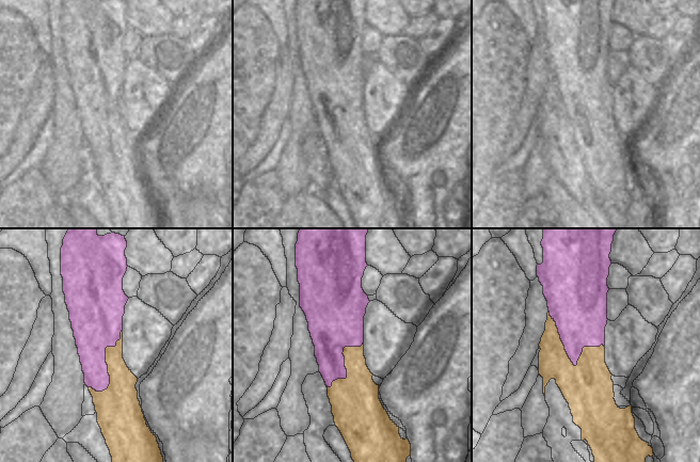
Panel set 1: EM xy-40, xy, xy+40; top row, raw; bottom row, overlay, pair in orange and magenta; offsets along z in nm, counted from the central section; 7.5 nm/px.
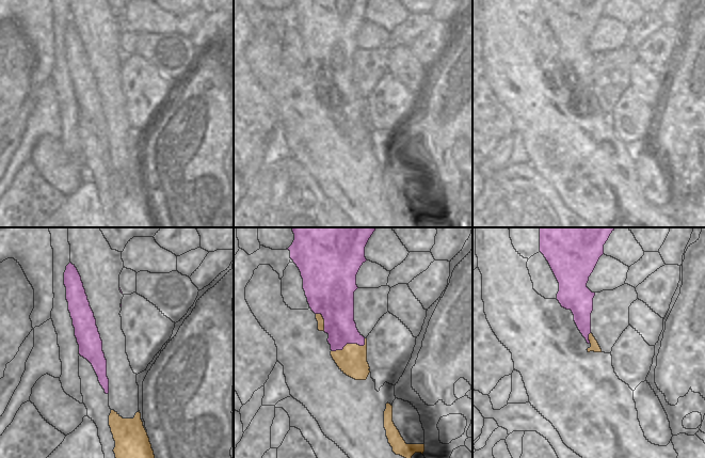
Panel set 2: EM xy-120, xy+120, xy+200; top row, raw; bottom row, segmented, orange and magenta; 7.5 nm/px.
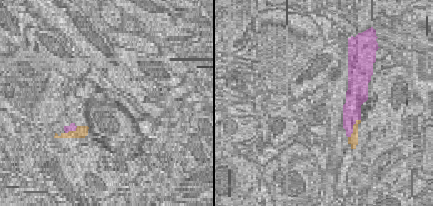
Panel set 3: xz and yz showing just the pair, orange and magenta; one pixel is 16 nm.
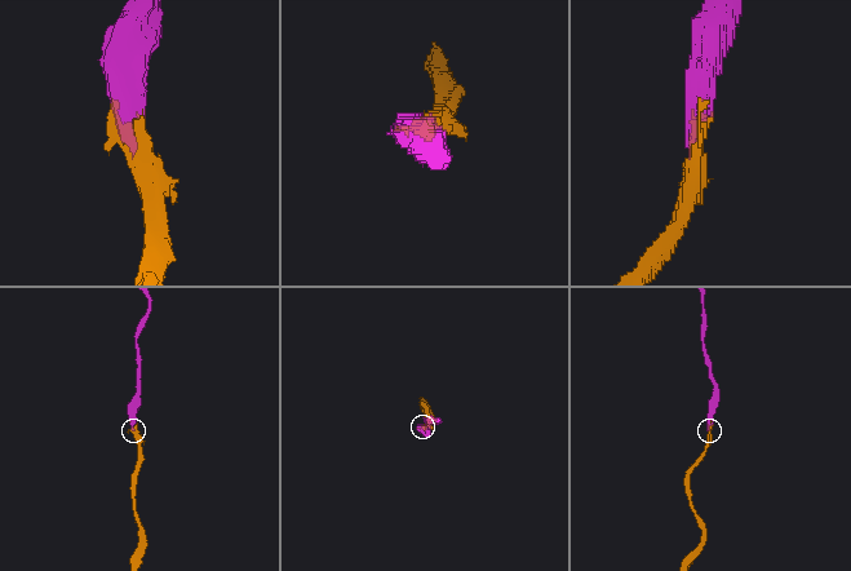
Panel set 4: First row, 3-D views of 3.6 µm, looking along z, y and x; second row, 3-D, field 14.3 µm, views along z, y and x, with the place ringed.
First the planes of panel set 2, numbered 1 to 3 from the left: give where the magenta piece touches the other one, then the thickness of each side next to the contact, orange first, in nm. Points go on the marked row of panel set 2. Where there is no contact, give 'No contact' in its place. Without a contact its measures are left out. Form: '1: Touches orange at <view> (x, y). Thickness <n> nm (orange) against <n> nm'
1: No contact
2: Touches orange at xy+120 (350, 344). Thickness 220 nm (orange) against 240 nm
3: Touches orange at xy+200 (589, 337). Thickness 70 nm (orange) against 180 nm

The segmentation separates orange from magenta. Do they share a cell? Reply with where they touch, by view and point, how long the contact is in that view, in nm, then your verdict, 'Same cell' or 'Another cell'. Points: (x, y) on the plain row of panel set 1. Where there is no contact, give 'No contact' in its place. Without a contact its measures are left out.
Touches orange at xy+40 (568, 118). Shared border 500 nm. Same cell

